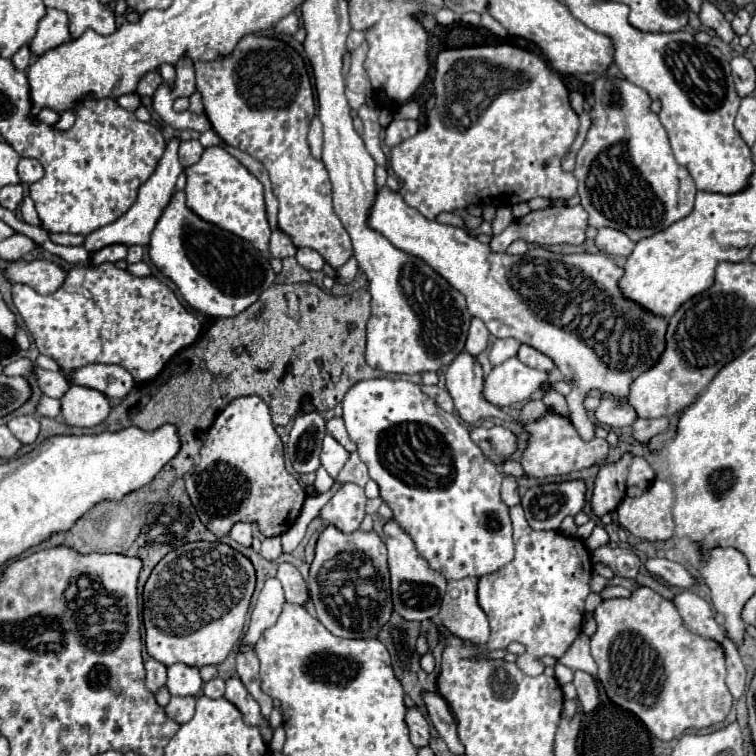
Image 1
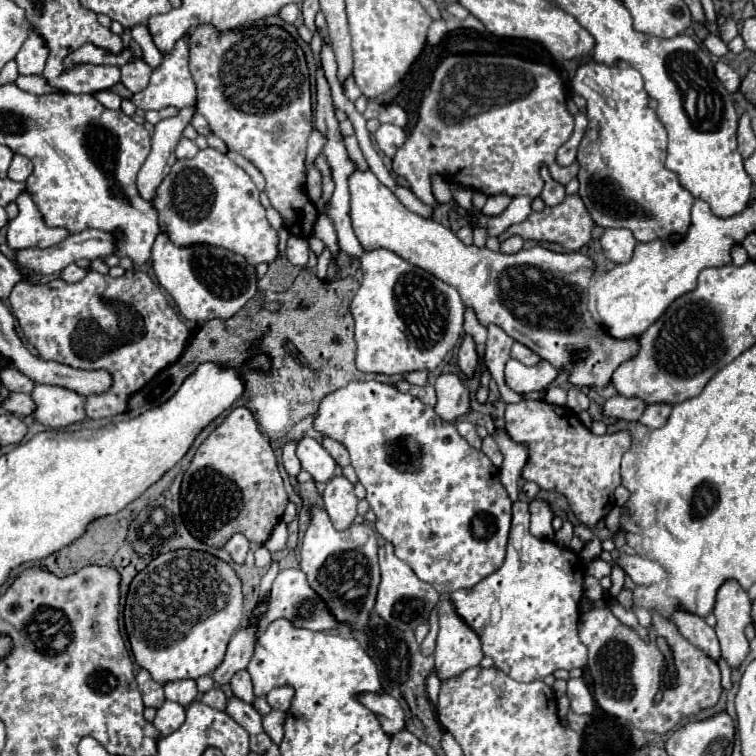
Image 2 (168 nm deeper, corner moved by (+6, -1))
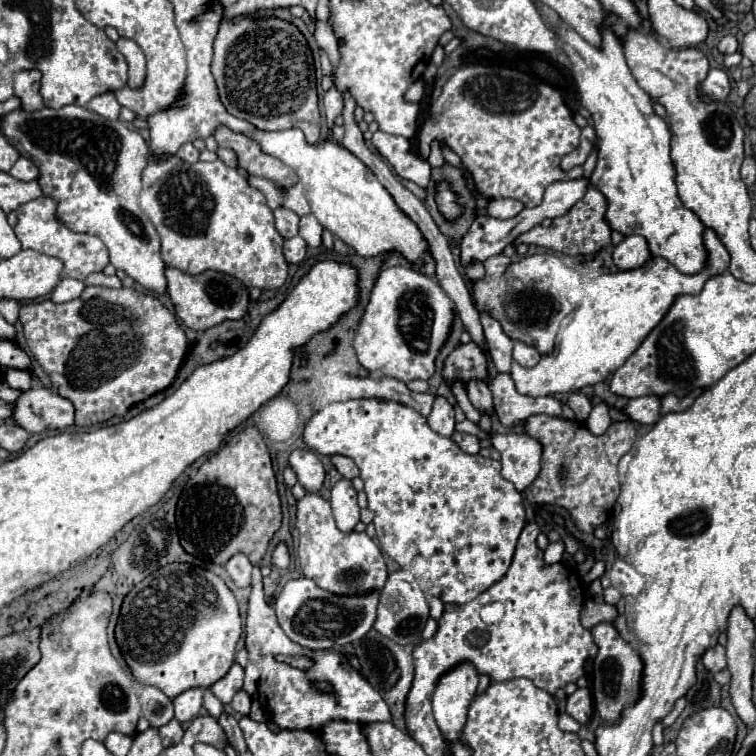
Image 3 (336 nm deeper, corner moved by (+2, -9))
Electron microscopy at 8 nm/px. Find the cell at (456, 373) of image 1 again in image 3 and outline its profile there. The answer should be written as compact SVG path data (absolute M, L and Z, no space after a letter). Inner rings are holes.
M438 396L436 402L434 402L434 406L432 406L432 412L430 412L428 418L426 418L426 422L428 422L428 426L430 426L436 434L440 434L440 436L452 436L454 424L456 424L452 404L450 404L446 398Z

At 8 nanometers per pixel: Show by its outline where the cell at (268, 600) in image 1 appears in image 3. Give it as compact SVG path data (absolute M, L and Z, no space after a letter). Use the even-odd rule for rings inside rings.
M234 664L222 680L218 680L216 684L210 686L210 690L212 690L212 694L222 704L228 704L234 698L234 694L242 688L242 682L244 682L244 668L238 666L238 664Z

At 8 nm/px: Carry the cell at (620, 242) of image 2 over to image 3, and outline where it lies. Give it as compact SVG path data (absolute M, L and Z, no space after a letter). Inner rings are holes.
M626 236L614 248L614 264L620 270L634 270L650 258L650 248L644 236Z

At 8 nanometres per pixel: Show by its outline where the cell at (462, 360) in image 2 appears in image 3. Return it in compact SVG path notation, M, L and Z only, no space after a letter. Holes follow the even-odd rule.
M470 380L466 384L466 392L468 392L468 398L472 402L472 406L480 412L480 414L492 414L494 412L494 406L492 406L492 394L488 390L488 386L484 382L478 382L478 380Z

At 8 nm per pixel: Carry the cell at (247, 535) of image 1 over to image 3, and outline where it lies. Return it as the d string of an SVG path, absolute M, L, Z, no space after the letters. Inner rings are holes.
M236 554L232 556L228 562L226 562L226 572L228 576L232 578L232 582L240 588L244 586L250 586L250 574L252 574L252 566L250 566L250 560L244 556L244 554Z

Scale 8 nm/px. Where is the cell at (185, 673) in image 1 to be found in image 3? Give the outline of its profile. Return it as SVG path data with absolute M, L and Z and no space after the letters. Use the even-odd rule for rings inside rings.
M190 688L190 690L182 692L178 698L174 698L174 710L176 710L178 722L184 724L184 722L194 720L202 710L202 690Z

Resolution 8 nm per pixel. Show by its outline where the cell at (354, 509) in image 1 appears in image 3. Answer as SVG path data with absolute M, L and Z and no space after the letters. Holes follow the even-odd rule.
M342 478L332 488L332 514L336 520L336 526L342 532L352 532L354 526L360 522L360 508L356 504L356 490L350 480Z

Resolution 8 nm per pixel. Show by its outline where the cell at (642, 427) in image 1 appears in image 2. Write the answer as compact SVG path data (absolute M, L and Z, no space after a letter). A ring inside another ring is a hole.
M652 404L652 406L648 406L644 410L644 414L642 414L642 418L638 422L648 426L648 428L662 428L666 424L668 416L670 416L670 410L672 408L666 406L666 404Z

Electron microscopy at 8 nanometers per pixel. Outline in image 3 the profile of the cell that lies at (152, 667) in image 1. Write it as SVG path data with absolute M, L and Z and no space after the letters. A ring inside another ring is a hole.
M146 686L142 690L140 706L142 706L142 716L150 722L152 728L160 728L174 718L172 700L154 686Z

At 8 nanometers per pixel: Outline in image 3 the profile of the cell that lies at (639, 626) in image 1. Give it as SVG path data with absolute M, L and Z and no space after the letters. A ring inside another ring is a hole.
M608 622L598 624L590 630L594 634L594 642L598 644L598 654L594 658L594 672L592 672L592 694L594 694L594 708L606 722L616 722L620 712L626 704L634 704L638 700L640 678L642 678L642 660L638 652L620 638L616 628Z

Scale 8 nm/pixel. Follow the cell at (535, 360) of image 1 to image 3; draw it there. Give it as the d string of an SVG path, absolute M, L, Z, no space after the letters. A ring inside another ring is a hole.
M516 342L514 344L514 360L524 368L532 368L540 362L540 352L534 346L528 346L524 342Z

